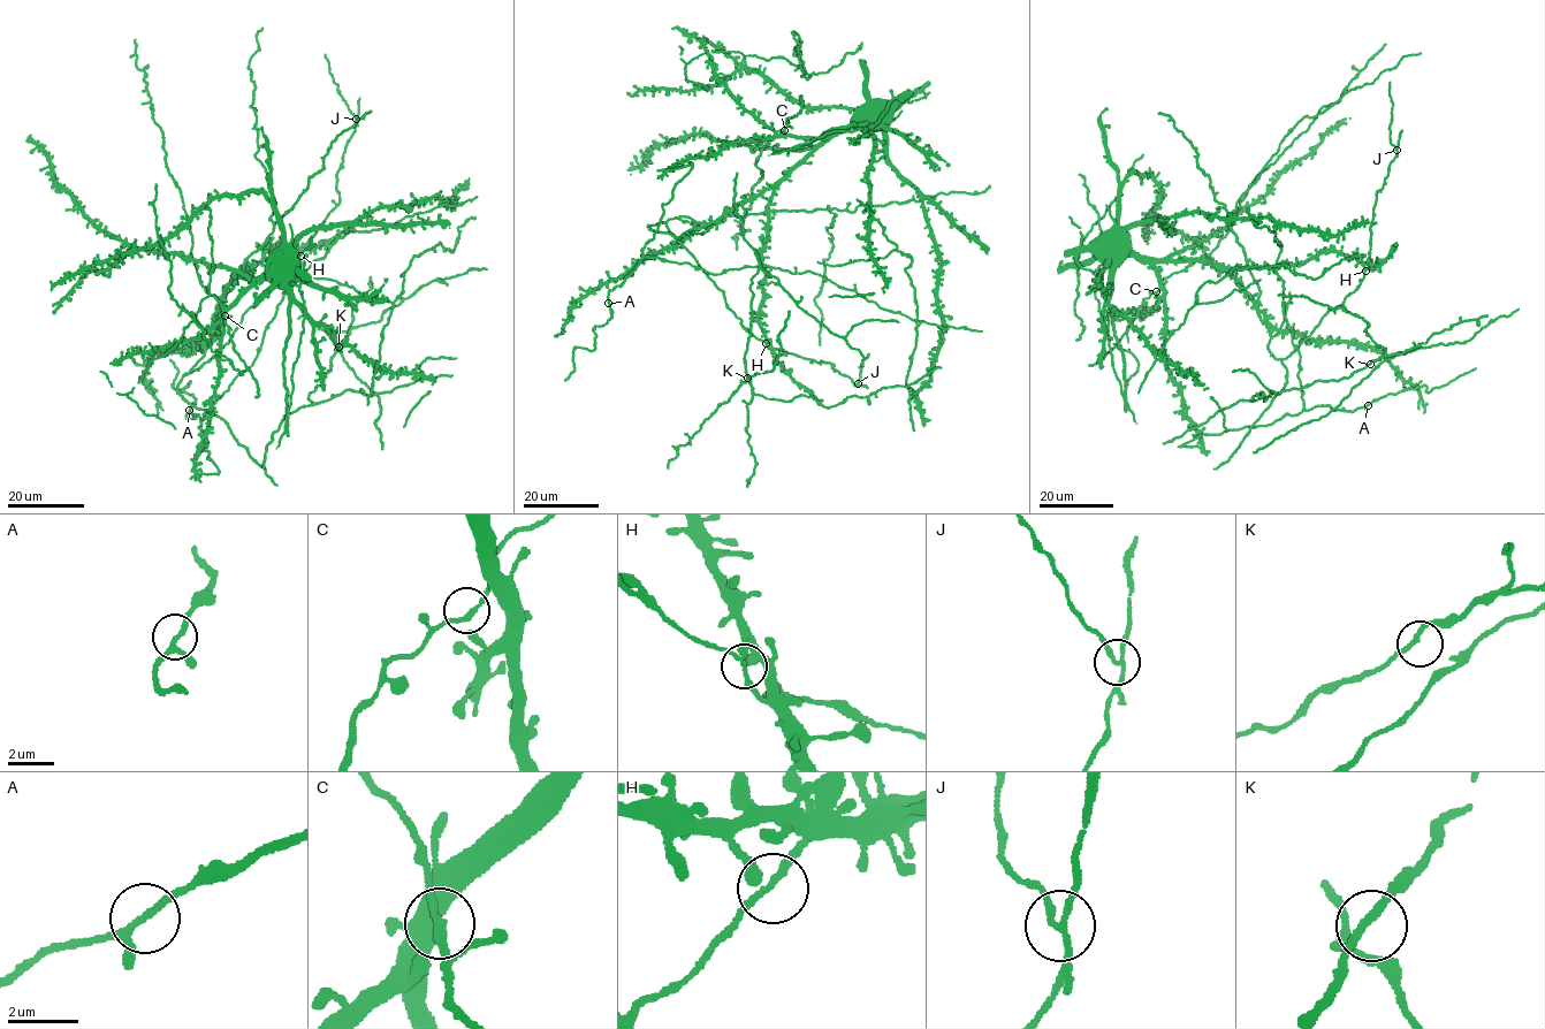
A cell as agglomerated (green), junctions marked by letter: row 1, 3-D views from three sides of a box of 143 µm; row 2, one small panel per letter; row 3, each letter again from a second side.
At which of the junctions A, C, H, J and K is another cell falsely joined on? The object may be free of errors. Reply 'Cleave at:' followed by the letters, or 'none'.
Cleave at: J

